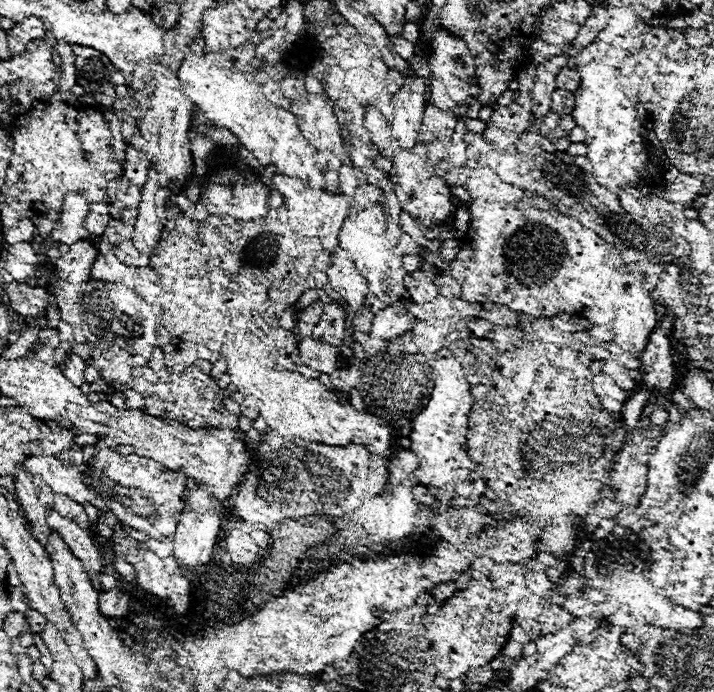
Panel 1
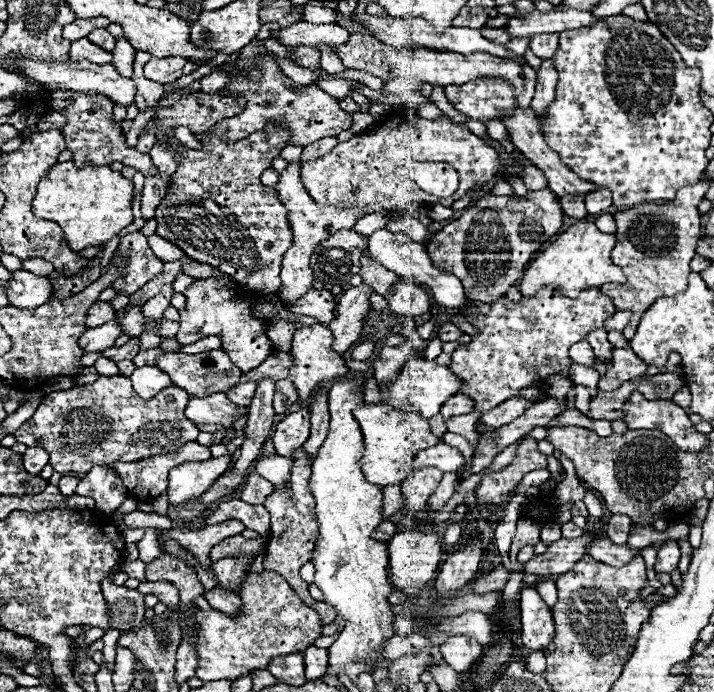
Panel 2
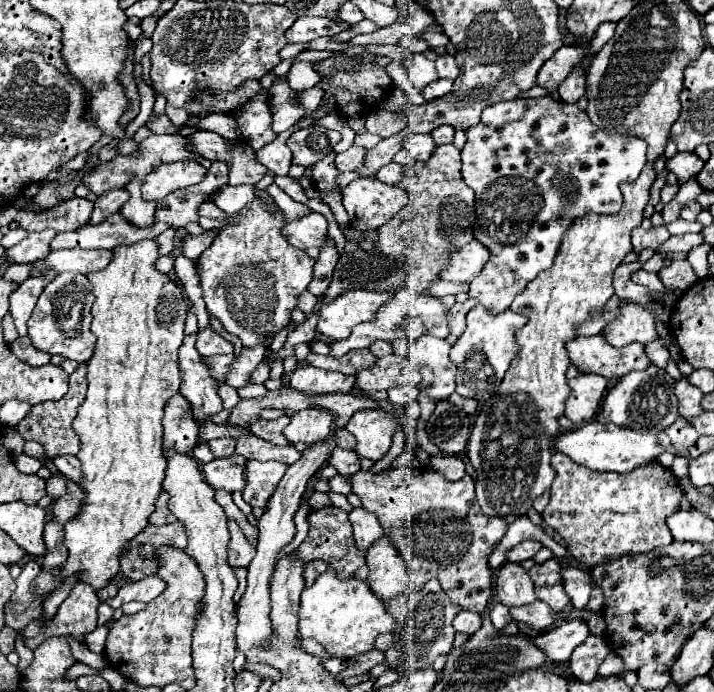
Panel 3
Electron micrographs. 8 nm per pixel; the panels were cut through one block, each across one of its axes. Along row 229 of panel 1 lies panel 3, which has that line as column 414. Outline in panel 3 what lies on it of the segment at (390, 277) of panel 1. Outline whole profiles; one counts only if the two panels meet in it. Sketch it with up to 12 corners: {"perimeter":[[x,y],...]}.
{"perimeter":[[420,336],[410,354],[420,364],[420,388],[434,400],[456,388],[450,344]]}

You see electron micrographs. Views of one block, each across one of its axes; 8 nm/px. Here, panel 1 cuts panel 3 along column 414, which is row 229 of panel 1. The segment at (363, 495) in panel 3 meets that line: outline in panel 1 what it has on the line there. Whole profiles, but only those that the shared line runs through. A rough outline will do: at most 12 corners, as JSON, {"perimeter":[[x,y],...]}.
{"perimeter":[[472,206],[468,302],[614,324],[632,354],[648,286],[576,218]]}

